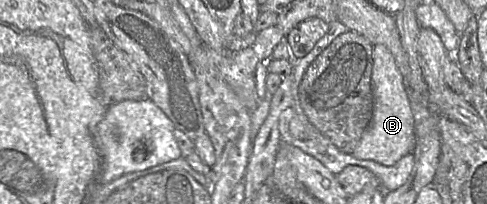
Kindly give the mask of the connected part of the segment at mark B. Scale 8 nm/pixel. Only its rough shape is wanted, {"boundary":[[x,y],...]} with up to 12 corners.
{"boundary":[[373,45],[373,115],[352,154],[392,166],[414,113],[388,48]]}

